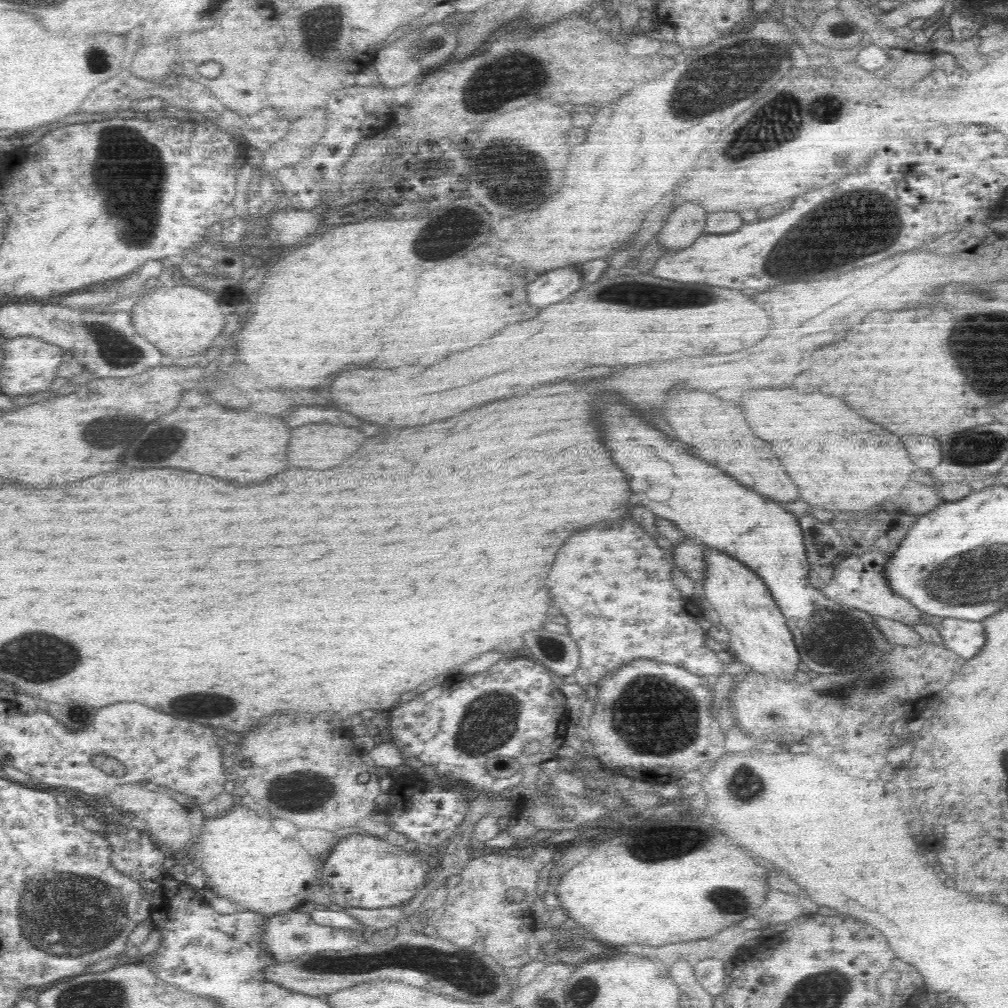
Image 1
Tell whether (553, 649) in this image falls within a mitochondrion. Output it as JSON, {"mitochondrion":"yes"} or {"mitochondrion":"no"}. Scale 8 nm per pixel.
{"mitochondrion":"yes"}

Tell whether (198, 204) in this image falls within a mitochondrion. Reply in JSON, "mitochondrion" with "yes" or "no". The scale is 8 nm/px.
{"mitochondrion":"no"}

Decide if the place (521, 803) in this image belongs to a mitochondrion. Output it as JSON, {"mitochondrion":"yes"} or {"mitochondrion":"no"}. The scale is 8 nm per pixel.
{"mitochondrion":"no"}

